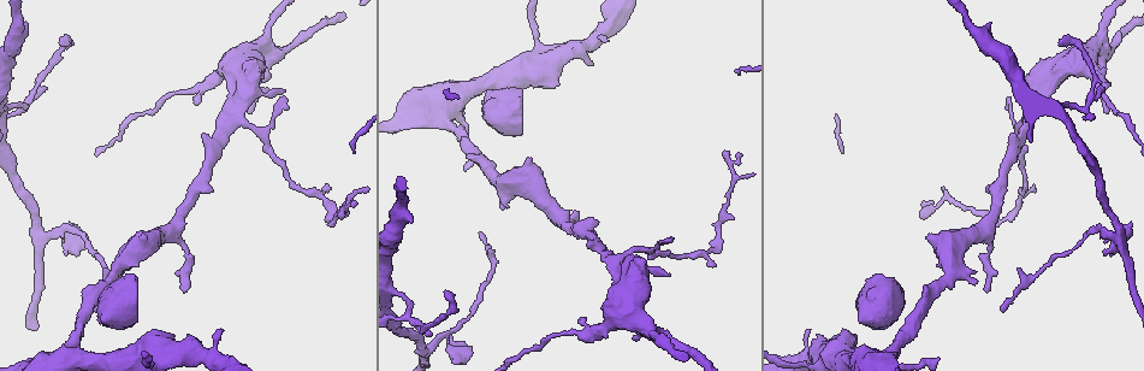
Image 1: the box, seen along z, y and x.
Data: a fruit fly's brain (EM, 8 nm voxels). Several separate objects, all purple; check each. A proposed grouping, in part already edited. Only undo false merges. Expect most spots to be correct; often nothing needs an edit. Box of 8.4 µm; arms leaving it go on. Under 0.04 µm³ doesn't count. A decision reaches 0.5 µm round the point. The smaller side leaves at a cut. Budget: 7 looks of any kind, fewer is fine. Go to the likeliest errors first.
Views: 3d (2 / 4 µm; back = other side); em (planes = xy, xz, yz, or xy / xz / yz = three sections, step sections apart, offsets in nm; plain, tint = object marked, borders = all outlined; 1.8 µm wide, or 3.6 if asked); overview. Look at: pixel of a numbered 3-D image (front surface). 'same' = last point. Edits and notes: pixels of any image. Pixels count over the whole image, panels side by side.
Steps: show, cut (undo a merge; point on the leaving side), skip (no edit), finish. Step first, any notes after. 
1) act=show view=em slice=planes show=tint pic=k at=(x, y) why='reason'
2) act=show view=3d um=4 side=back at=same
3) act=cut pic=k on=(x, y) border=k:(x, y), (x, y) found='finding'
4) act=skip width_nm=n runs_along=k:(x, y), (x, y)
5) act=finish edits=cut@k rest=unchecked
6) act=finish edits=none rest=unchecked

act=show view=em slice=planes show=tint pic=1 at=(652, 330) why='thick turns thin'

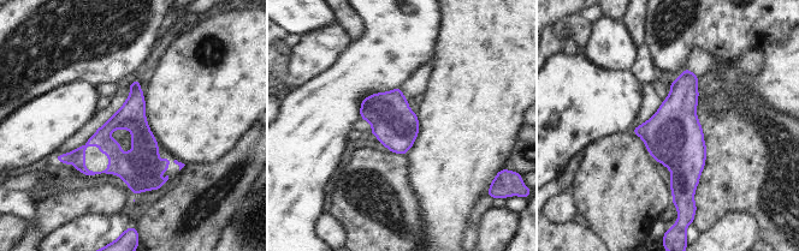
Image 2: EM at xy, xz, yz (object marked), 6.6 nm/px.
act=skip width_nm=190 found='all the same neuron'

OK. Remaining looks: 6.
act=show view=3d um=2 pic=1 at=(609, 258) why='thin arm on a thick one'

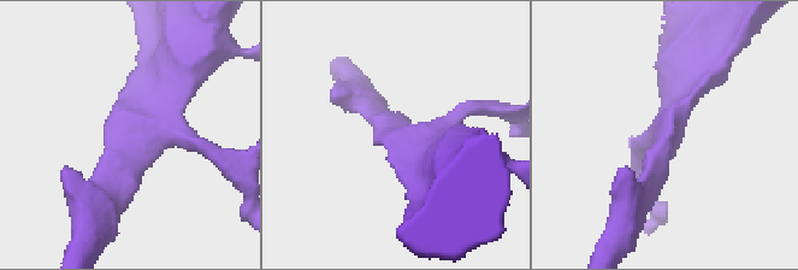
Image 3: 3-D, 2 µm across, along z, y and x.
act=show view=em slice=planes show=borders pic=3 at=(669, 134) why='need the tissue'

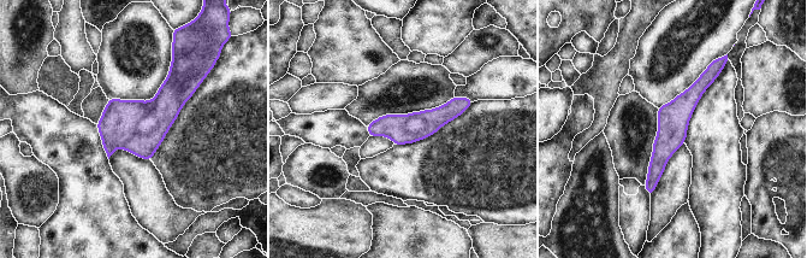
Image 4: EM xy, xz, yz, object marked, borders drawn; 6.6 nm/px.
act=skip runs_along=4:(713, 70), (674, 117), (650, 188) found='all the same neuron'

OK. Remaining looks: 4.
act=show view=em slice=planes show=plain pic=1 at=(1061, 109) why='small branch off a trunk'

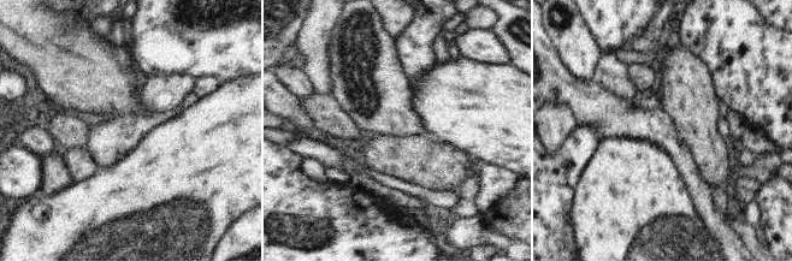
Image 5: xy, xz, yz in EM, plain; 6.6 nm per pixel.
act=show view=em slice=planes show=tint at=same why='with the object marked'

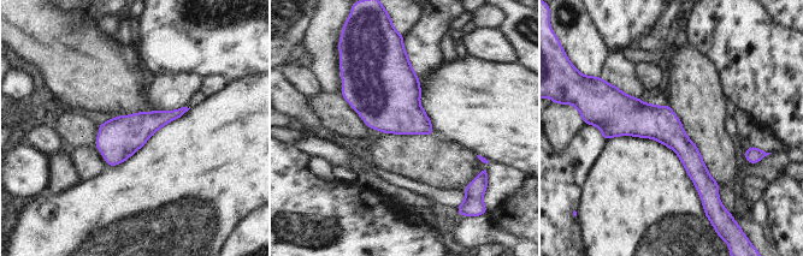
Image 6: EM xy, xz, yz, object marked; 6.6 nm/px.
act=skip runs_along=6:(602, 120), (657, 123), (714, 185) found='all the same neuron'

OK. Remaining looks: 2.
act=finish edits=none rest=unchecked

